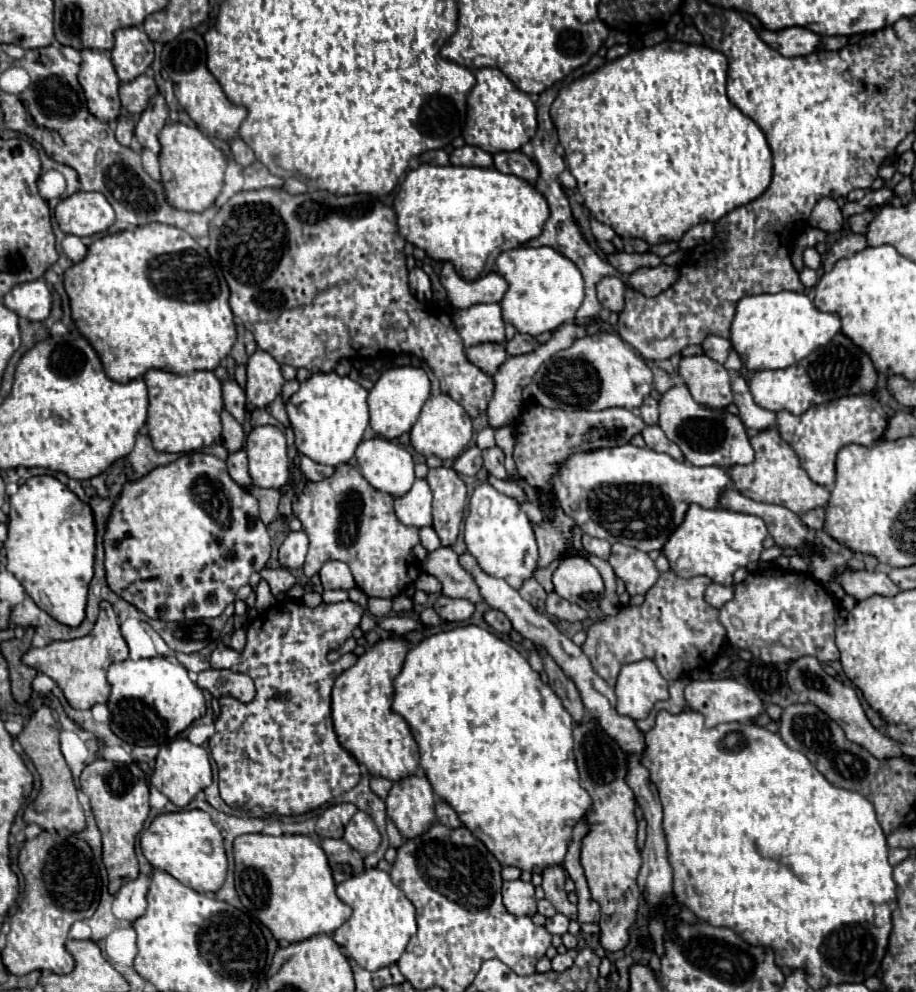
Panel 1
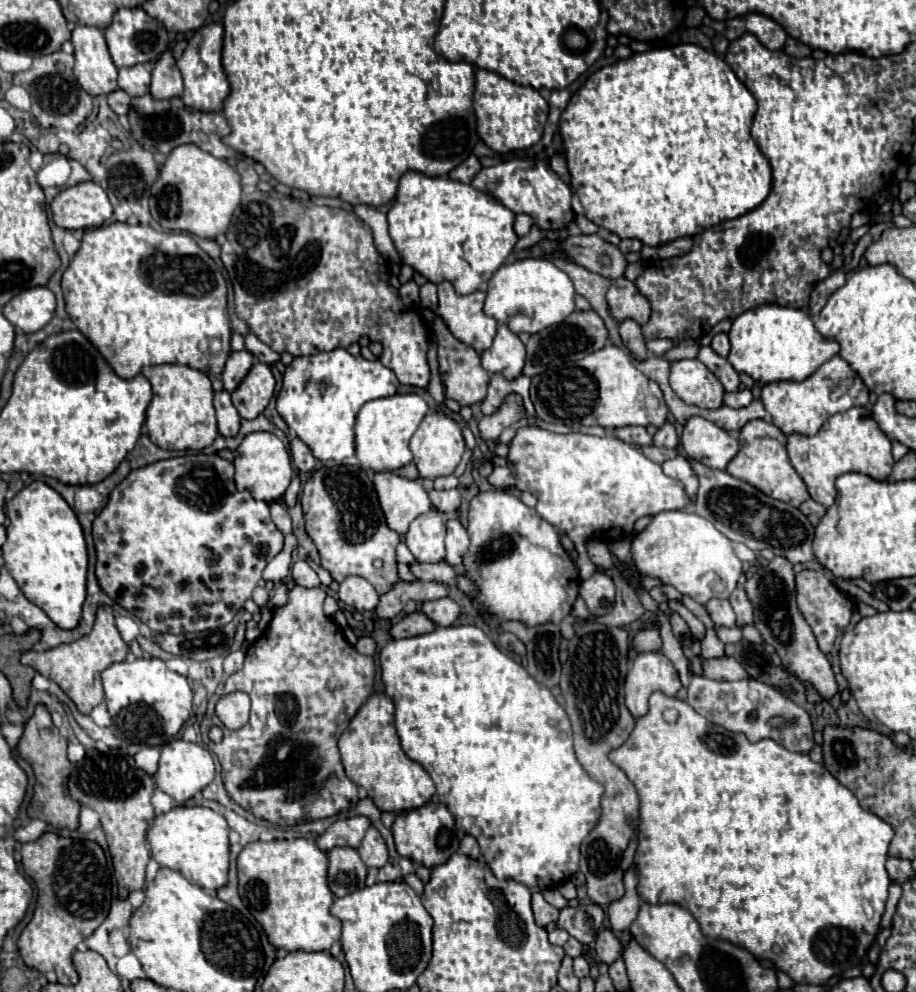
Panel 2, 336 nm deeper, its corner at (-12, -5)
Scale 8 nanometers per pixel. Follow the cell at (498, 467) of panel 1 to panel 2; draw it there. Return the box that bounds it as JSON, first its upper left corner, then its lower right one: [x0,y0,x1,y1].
[487,466,515,490]

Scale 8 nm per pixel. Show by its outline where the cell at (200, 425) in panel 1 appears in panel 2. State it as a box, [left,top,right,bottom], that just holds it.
[141,364,219,450]

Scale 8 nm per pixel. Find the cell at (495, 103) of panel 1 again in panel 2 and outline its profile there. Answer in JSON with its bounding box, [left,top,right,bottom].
[473,70,549,152]

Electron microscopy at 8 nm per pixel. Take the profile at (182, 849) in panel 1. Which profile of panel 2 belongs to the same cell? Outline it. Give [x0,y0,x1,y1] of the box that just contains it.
[147,806,229,890]

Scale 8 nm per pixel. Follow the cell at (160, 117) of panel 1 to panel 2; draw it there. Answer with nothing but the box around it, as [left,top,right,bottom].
[151,52,183,100]

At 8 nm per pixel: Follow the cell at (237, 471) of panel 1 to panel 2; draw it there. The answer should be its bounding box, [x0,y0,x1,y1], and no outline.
[215,390,241,438]

